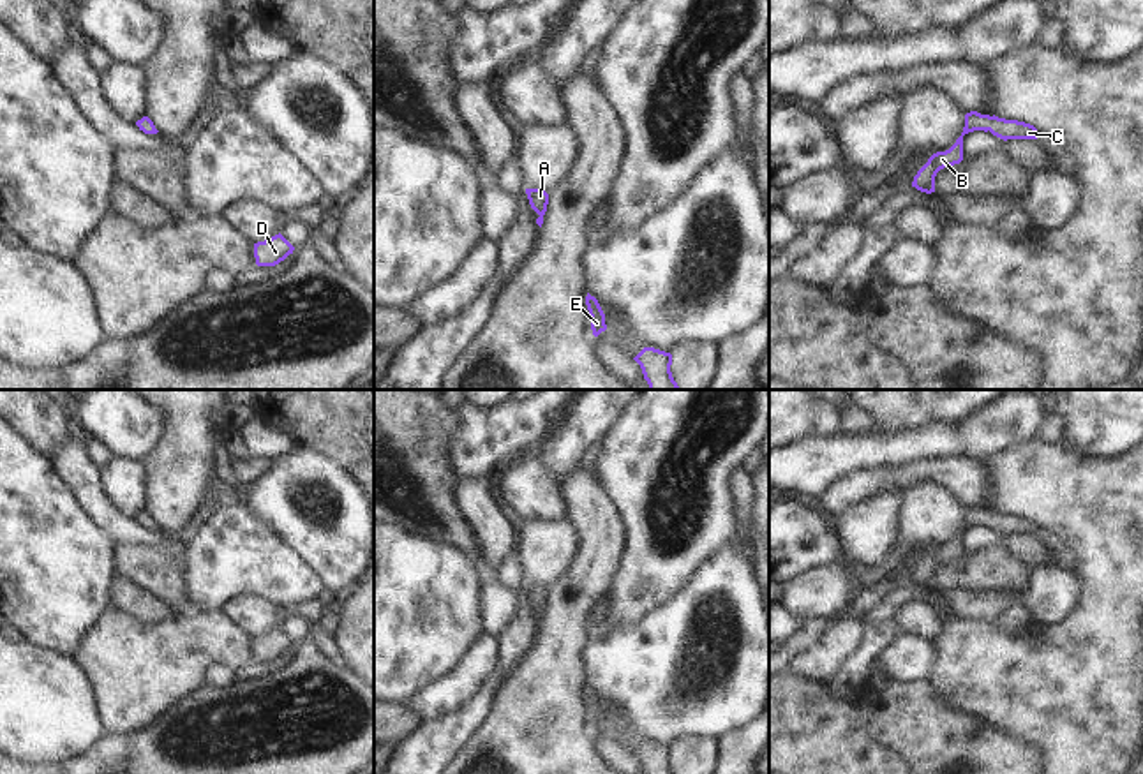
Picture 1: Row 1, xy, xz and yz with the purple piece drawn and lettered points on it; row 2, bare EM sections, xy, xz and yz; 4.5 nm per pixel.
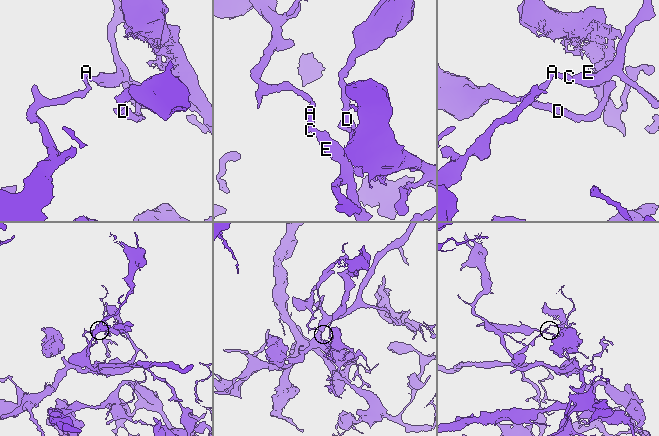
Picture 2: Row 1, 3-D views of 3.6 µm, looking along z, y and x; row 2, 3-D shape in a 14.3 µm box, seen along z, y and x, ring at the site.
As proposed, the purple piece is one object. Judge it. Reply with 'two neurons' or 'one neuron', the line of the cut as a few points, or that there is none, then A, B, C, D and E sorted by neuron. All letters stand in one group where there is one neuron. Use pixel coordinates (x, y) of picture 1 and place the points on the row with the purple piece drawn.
one neuron; no cut; A B C D E

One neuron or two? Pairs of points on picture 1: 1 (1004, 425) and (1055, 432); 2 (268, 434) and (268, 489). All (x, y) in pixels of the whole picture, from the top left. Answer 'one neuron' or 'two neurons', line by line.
1: two neurons
2: two neurons

